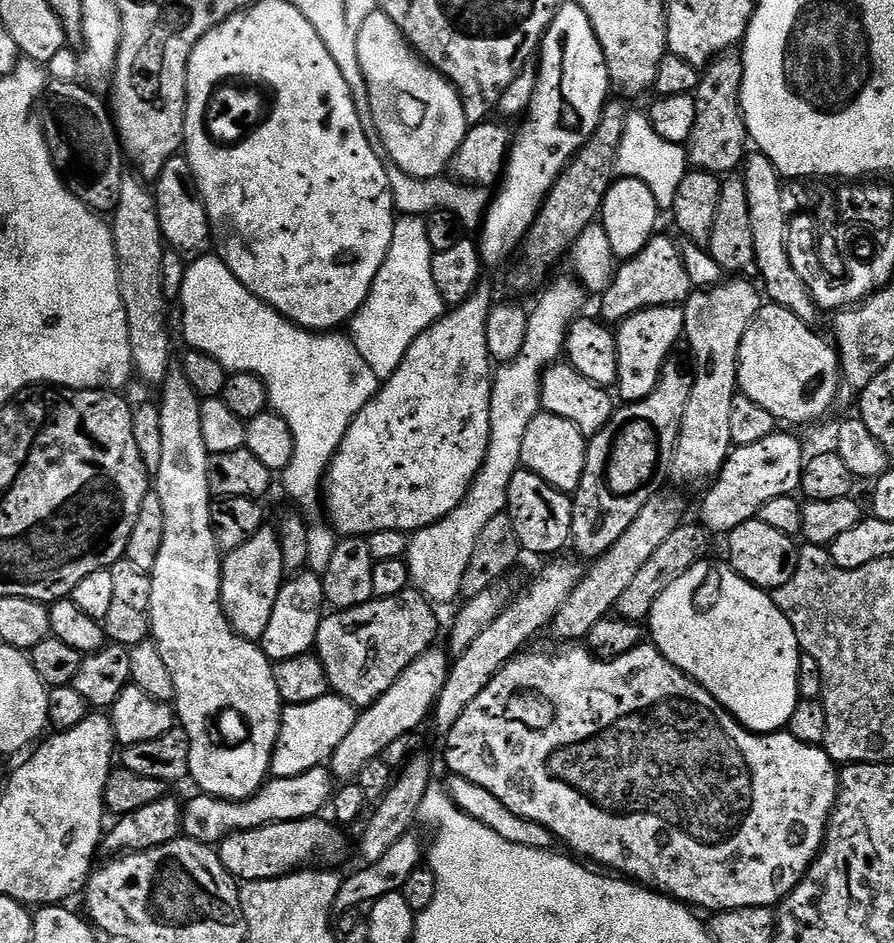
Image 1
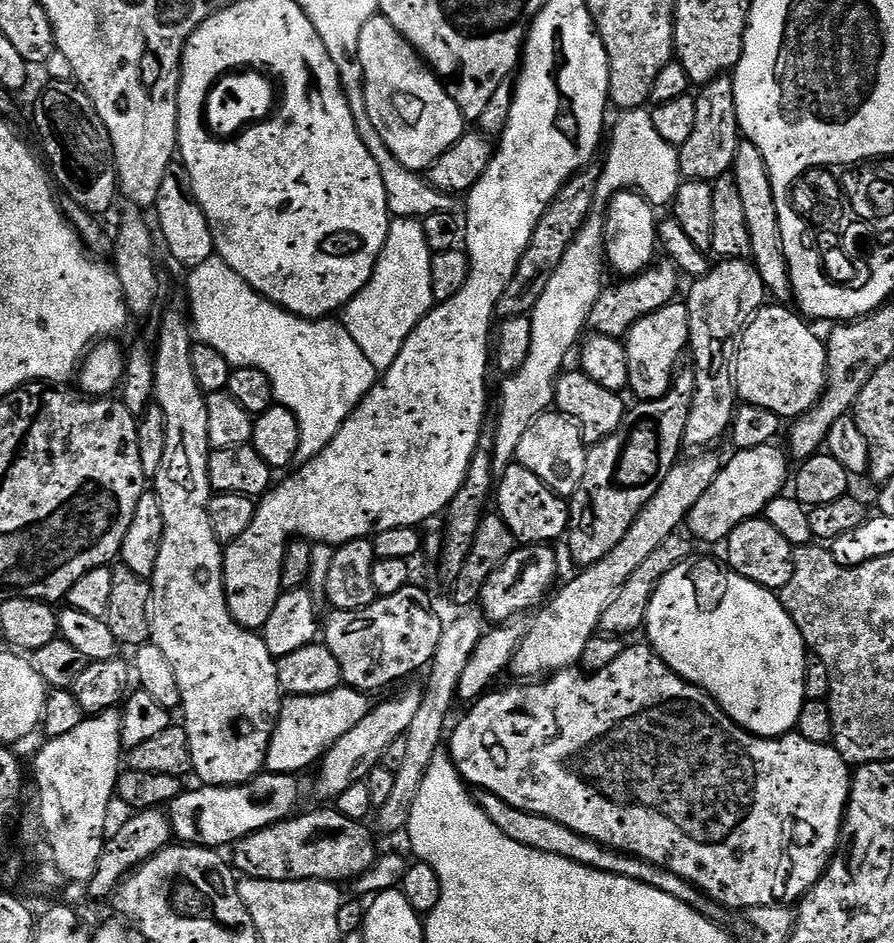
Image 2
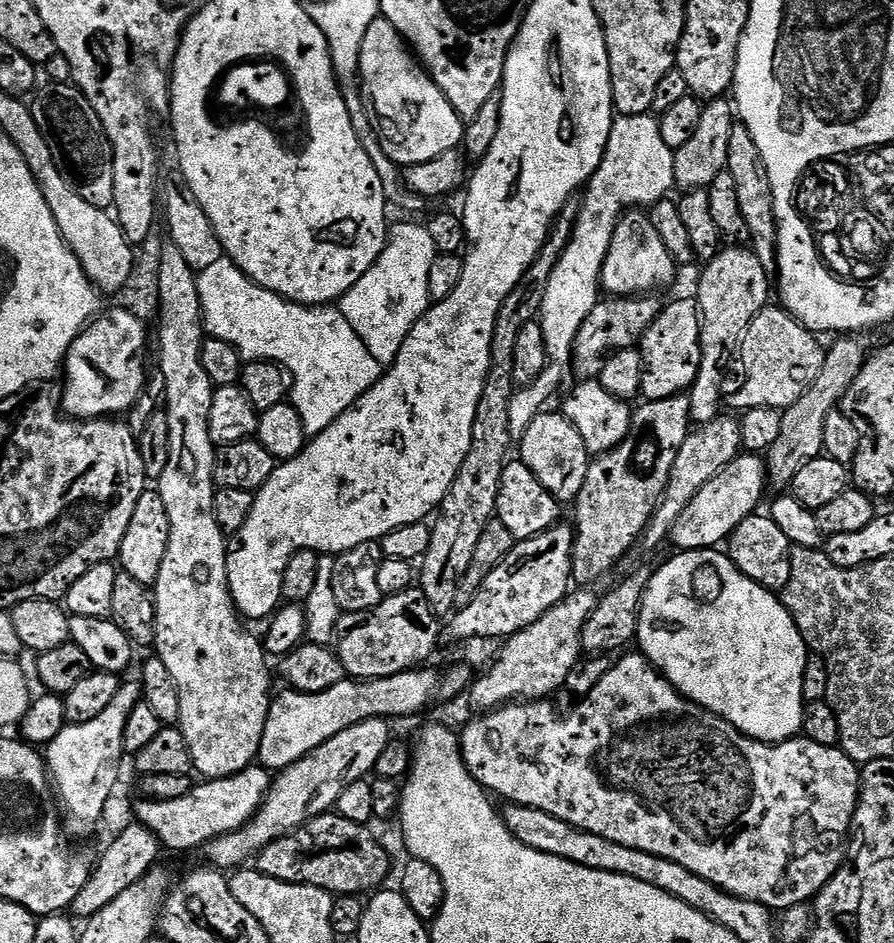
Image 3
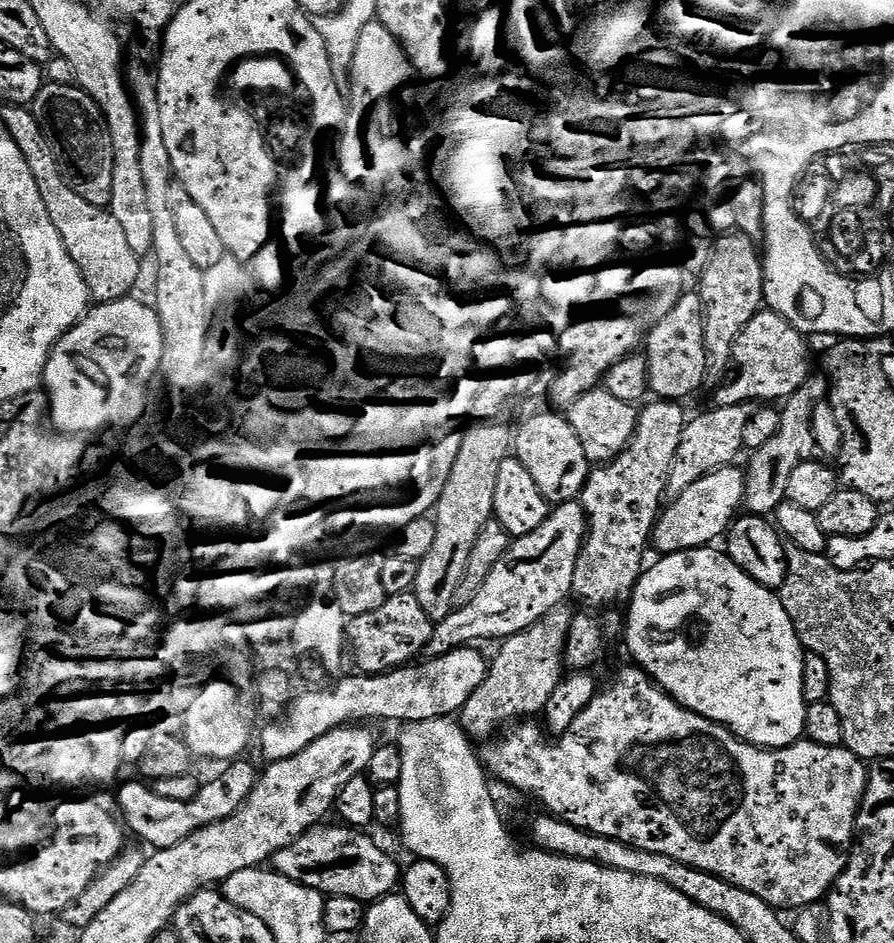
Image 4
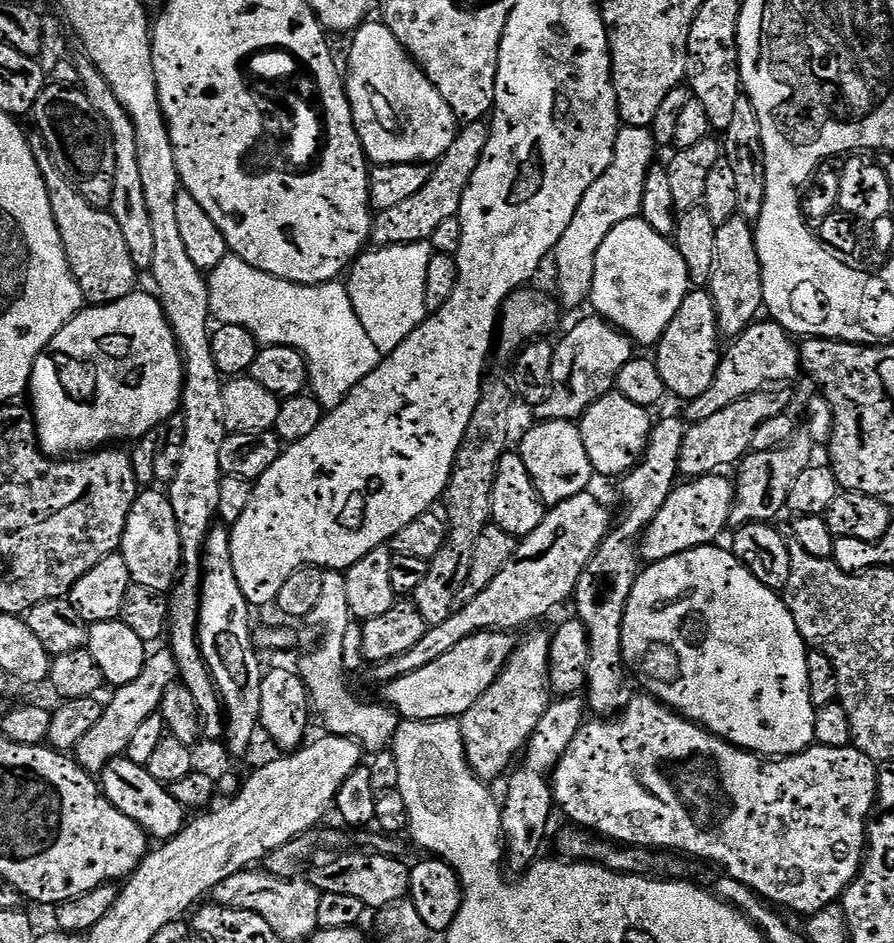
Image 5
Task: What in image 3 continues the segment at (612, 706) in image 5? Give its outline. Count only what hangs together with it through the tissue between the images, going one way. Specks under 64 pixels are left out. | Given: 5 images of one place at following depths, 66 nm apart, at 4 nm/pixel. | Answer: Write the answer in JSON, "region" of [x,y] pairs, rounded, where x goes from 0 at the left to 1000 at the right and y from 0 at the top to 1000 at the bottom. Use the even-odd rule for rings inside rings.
{"region":[[[762,418],[760,420],[751,420],[749,422],[745,422],[744,424],[727,424],[720,427],[717,427],[717,433],[714,432],[708,436],[707,439],[707,454],[702,458],[701,464],[691,472],[687,477],[682,477],[681,479],[677,479],[673,484],[668,484],[666,487],[659,491],[658,494],[658,502],[655,503],[655,511],[651,511],[651,520],[647,524],[647,528],[642,532],[642,539],[644,539],[644,556],[642,555],[642,572],[640,574],[640,614],[643,616],[645,620],[649,621],[667,621],[667,618],[670,617],[670,615],[676,615],[679,613],[680,610],[683,609],[685,606],[689,602],[689,597],[692,596],[694,593],[697,592],[698,589],[701,587],[702,584],[706,583],[707,580],[710,579],[710,577],[714,577],[714,574],[719,569],[720,566],[720,560],[726,556],[726,554],[729,551],[729,547],[734,544],[734,537],[738,532],[739,526],[742,526],[743,521],[745,520],[745,515],[747,514],[747,508],[749,507],[749,498],[754,494],[754,486],[758,486],[758,477],[763,477],[763,469],[767,469],[767,464],[770,463],[770,459],[772,457],[772,426],[770,425],[768,419]]]}

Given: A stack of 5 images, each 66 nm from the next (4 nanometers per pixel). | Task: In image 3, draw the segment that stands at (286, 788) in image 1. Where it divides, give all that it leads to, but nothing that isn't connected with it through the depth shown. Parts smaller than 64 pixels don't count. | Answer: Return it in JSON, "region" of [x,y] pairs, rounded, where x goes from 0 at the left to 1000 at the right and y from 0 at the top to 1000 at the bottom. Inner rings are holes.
{"region":[[[283,812],[274,819],[267,819],[261,823],[249,823],[243,827],[220,830],[204,846],[194,848],[162,848],[155,849],[152,857],[151,869],[161,874],[176,887],[180,896],[192,903],[215,903],[218,899],[227,900],[236,891],[243,891],[258,882],[265,882],[271,876],[275,876],[286,865],[286,860],[295,854],[295,847],[304,836],[305,820],[299,814]]]}

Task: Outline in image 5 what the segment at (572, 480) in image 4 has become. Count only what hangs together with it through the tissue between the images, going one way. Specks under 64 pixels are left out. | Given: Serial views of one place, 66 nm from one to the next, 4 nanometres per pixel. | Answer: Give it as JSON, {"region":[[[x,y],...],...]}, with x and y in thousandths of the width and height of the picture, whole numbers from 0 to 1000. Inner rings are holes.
{"region":[[[605,445],[596,451],[596,454],[583,464],[579,478],[584,490],[588,490],[588,498],[593,498],[593,507],[597,507],[597,515],[609,529],[610,536],[633,532],[633,528],[642,528],[659,521],[658,512],[664,509],[664,502],[660,481],[655,481],[655,472],[651,469],[648,453],[639,445]]]}

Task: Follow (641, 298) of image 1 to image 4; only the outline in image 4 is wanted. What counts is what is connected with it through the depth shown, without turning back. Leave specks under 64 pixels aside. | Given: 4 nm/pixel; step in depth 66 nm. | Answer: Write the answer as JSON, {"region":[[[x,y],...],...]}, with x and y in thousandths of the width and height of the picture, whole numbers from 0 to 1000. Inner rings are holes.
{"region":[[[658,335],[648,339],[636,344],[629,356],[629,385],[615,417],[616,432],[622,435],[640,433],[649,422],[672,410],[685,389],[696,384],[696,380],[717,372],[723,356],[721,349],[716,349],[707,335]]]}

